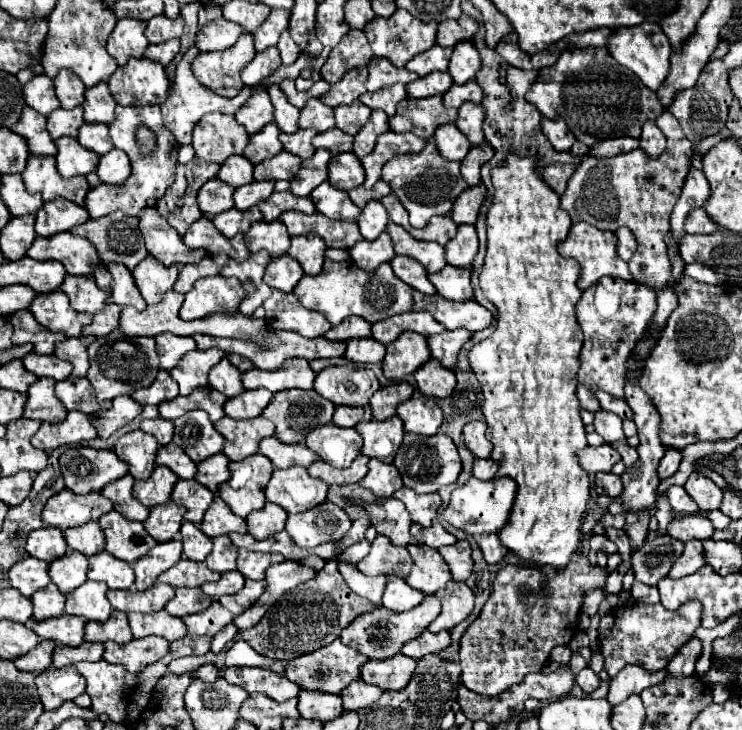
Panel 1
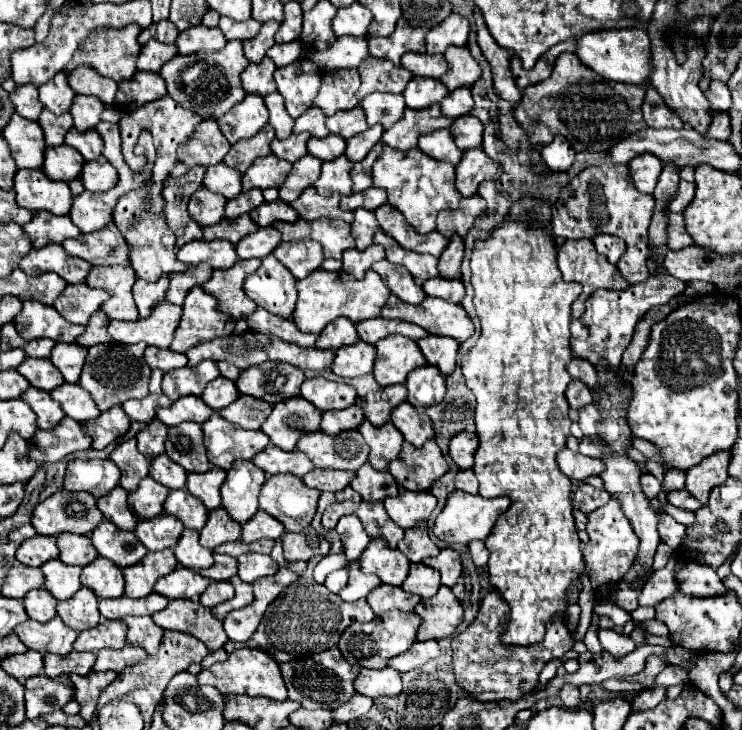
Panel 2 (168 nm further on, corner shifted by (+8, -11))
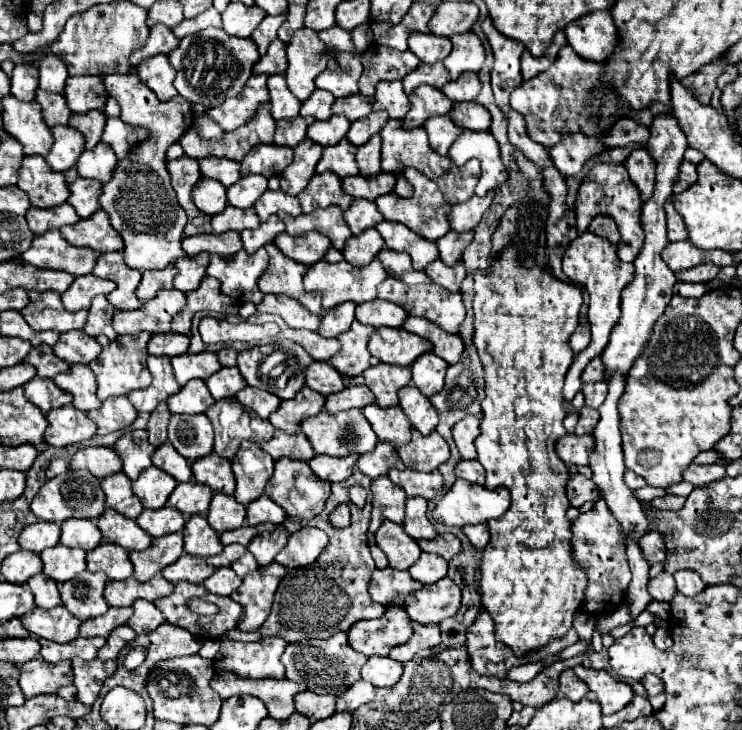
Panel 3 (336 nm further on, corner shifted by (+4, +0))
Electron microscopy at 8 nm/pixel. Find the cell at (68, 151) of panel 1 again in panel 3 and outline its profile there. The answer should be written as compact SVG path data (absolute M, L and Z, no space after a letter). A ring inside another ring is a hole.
M57 125L51 129L53 131L53 147L49 151L49 155L45 157L45 161L49 163L49 167L53 171L67 171L71 167L75 167L79 155L83 153L83 135L77 129L71 127L63 127Z

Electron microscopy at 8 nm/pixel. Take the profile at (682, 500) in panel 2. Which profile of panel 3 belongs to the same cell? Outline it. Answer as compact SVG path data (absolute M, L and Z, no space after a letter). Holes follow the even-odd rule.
M691 463L691 465L683 471L683 481L691 483L693 487L709 485L711 481L723 477L721 473L725 475L725 467L723 467L723 465L717 465L717 463L713 463L713 465L695 465L695 463Z

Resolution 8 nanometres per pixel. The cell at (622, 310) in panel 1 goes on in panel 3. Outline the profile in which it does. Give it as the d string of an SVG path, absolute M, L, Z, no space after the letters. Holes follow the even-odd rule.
M697 265L691 269L683 269L677 275L677 281L687 281L687 283L707 283L713 277L717 277L719 267L717 265Z

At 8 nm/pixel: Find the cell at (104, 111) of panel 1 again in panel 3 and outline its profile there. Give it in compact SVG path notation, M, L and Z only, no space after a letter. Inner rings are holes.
M69 77L65 85L65 99L73 113L87 113L91 109L103 109L107 103L107 91L101 77Z

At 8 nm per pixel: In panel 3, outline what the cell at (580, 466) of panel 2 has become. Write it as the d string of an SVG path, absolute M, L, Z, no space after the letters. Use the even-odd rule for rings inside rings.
M563 435L555 445L559 457L569 465L587 465L591 449L595 449L595 439L591 435Z

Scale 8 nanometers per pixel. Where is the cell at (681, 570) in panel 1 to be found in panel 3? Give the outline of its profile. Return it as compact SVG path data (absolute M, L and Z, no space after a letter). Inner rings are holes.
M663 571L663 573L659 573L657 577L653 577L653 579L649 581L649 593L651 593L651 597L657 599L657 601L671 601L673 595L677 593L673 575L669 575L669 573Z

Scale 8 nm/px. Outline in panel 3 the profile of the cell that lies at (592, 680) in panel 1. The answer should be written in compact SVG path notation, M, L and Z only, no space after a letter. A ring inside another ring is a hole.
M567 669L559 677L559 691L565 697L569 697L571 701L581 701L589 689L587 689L587 685L583 685L583 681L579 681L575 677L575 673L571 669Z

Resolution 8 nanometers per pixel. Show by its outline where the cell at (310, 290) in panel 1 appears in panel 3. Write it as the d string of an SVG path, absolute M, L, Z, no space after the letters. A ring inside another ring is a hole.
M323 259L317 265L307 269L307 273L303 277L303 283L305 283L305 289L309 293L321 293L323 295L323 311L329 311L335 305L341 305L345 301L353 301L353 303L361 305L361 303L377 299L377 287L385 279L387 279L387 271L383 269L383 265L377 259L373 259L365 267L355 267L355 265L349 265L347 261L329 263L329 261Z

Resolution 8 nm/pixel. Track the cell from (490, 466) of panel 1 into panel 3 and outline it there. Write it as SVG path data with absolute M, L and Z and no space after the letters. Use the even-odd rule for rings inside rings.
M461 459L457 465L455 465L455 475L459 479L465 479L469 483L477 483L477 485L483 485L485 483L485 469L481 467L481 463L477 459L473 461L465 461Z

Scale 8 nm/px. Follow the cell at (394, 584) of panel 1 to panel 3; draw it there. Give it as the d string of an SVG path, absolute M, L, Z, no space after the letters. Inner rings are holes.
M391 567L379 571L373 571L371 583L369 583L369 595L375 603L381 605L403 605L407 595L421 589L423 585L415 581L407 571L395 571Z

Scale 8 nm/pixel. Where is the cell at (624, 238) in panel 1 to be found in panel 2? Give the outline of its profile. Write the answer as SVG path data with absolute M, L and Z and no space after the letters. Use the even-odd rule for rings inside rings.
M601 234L601 236L595 236L593 242L595 242L597 252L599 252L599 254L605 254L611 264L617 264L619 256L623 256L625 244L623 244L623 240L619 240L619 238L615 238L615 236Z

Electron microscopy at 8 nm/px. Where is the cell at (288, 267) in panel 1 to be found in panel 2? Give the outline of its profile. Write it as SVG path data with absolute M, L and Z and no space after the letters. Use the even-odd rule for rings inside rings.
M273 254L261 260L259 270L247 276L243 288L245 294L267 312L281 318L293 318L297 304L295 278L283 264L279 264L279 260L275 260Z

